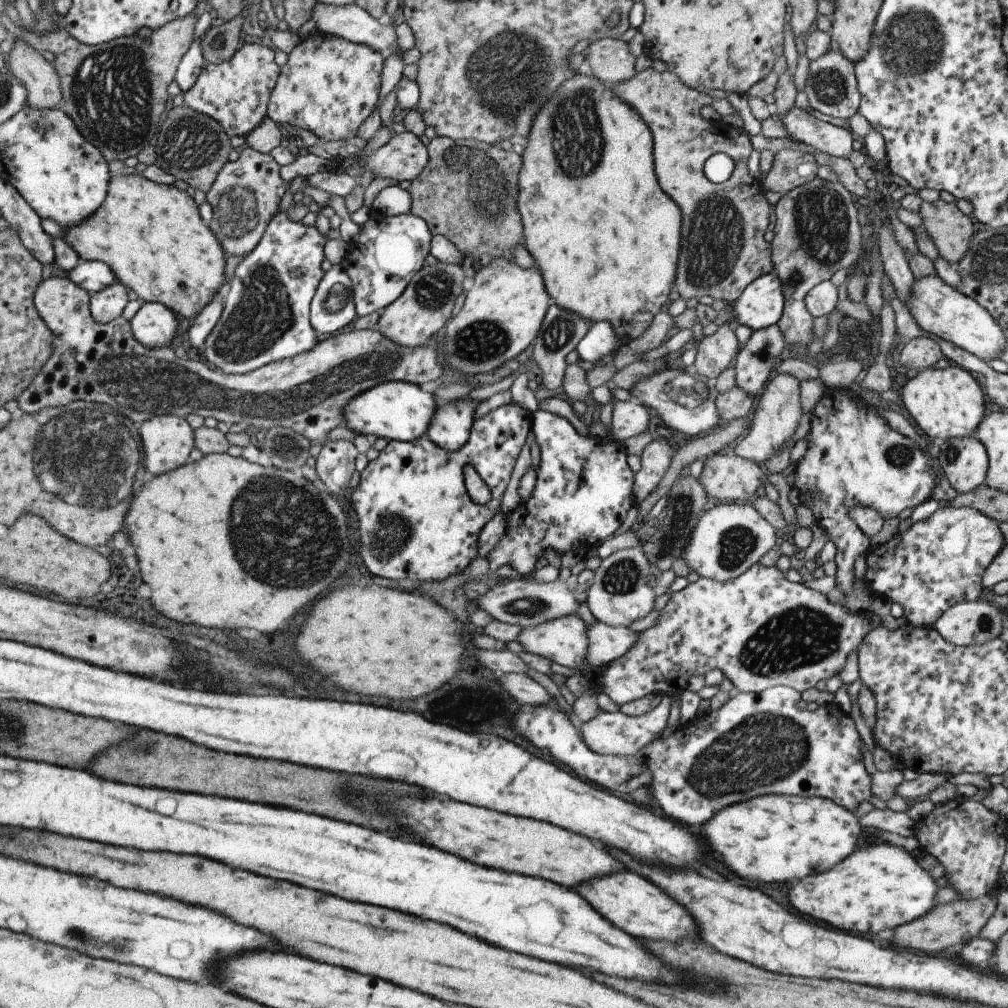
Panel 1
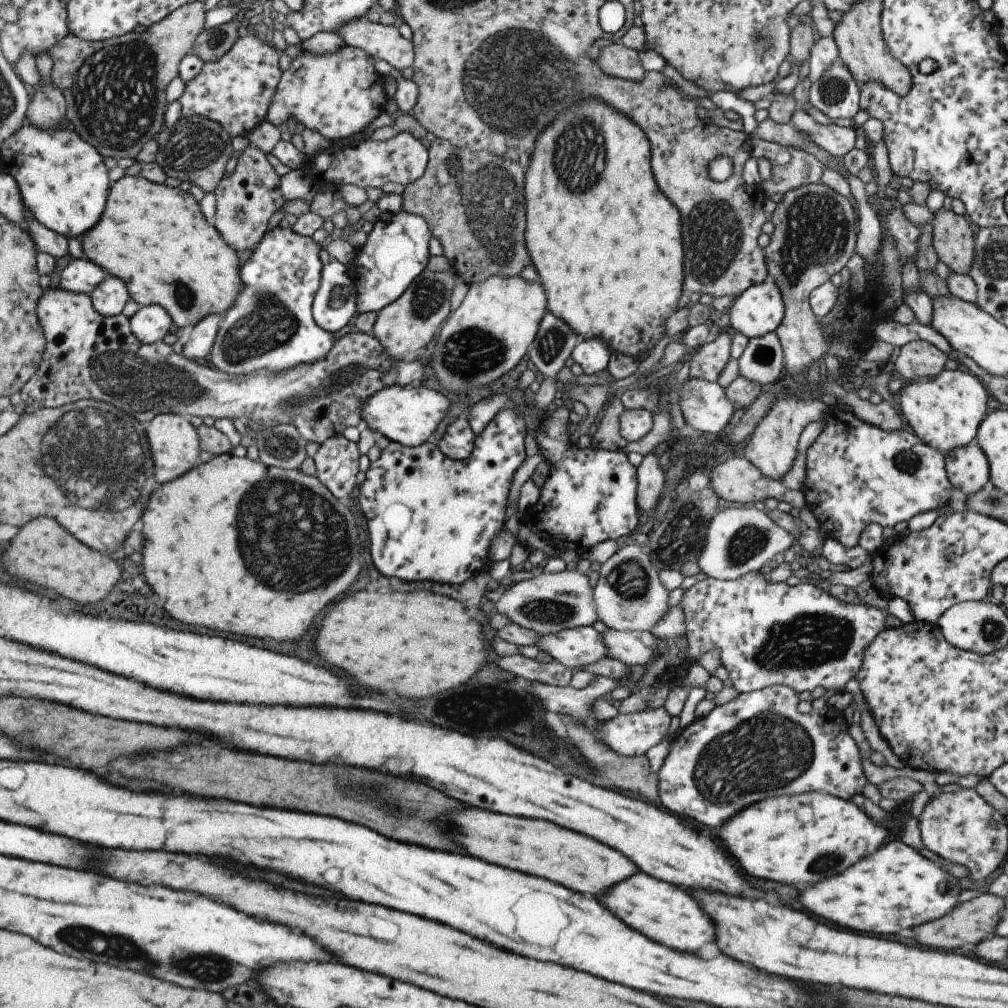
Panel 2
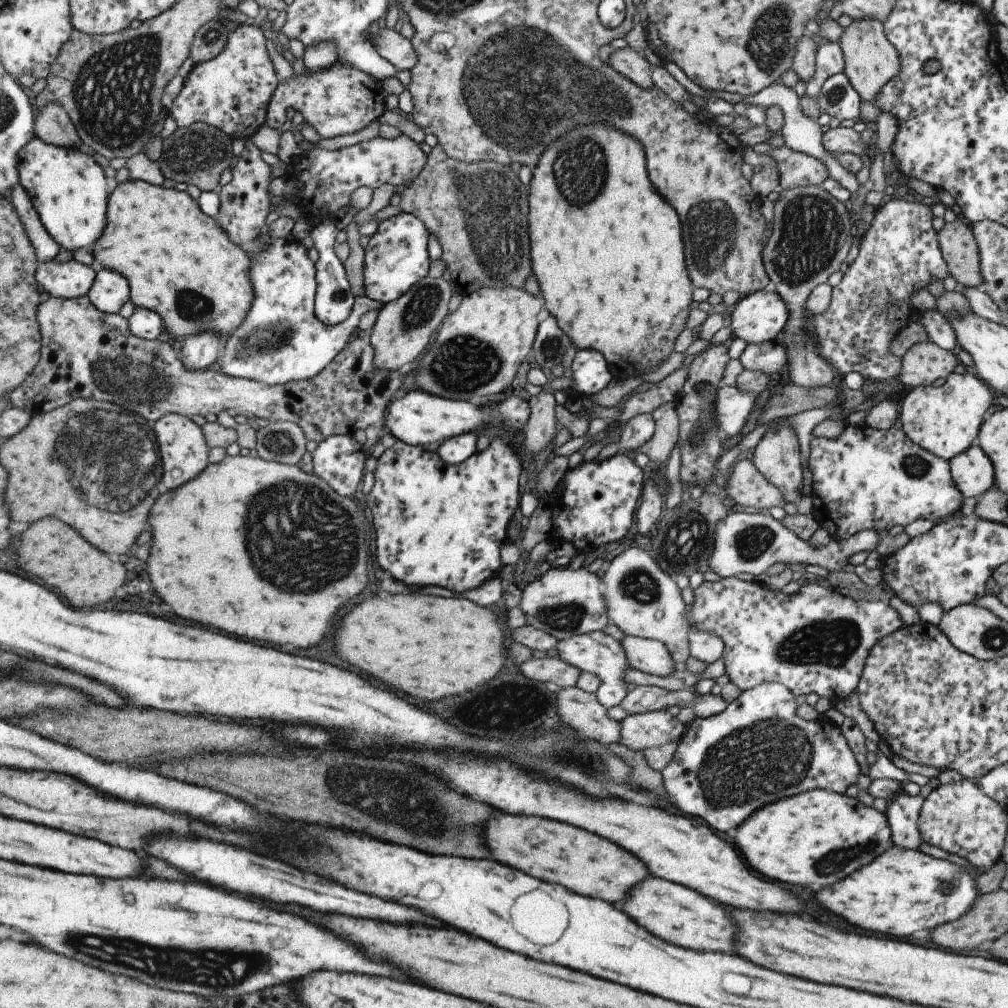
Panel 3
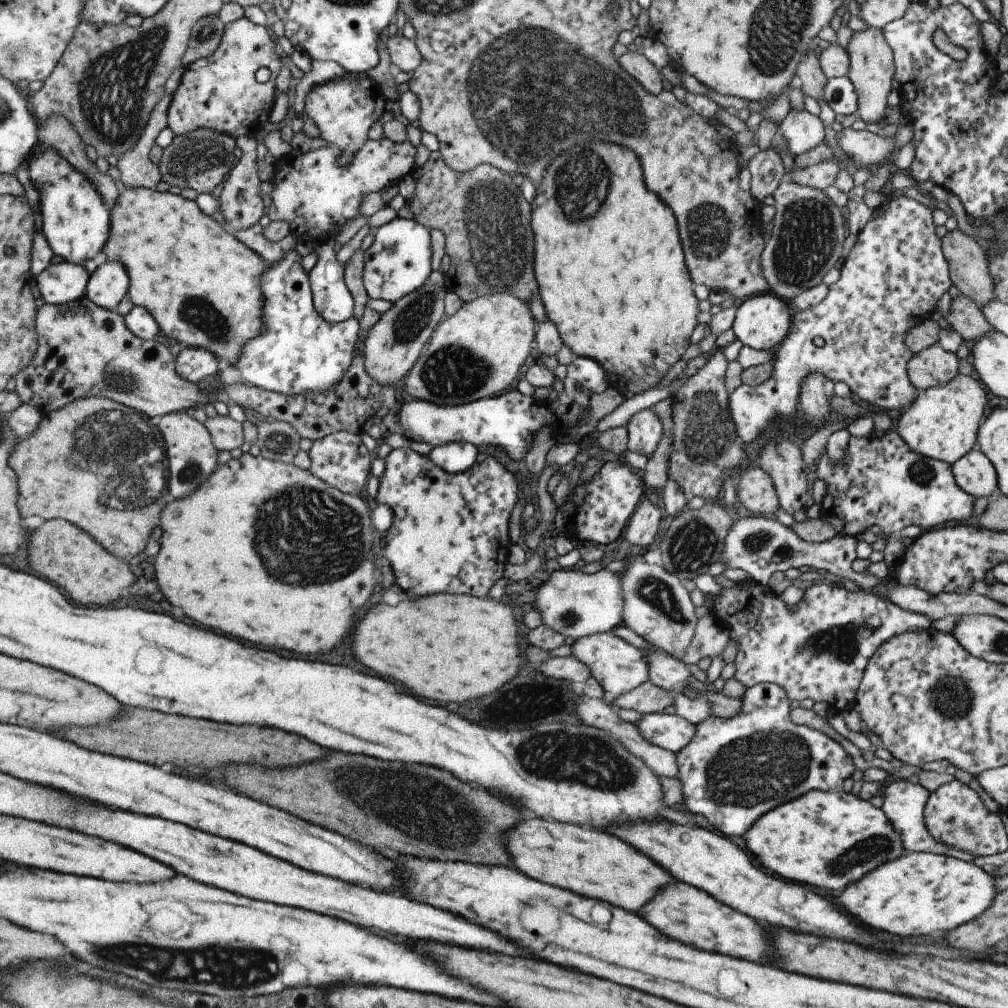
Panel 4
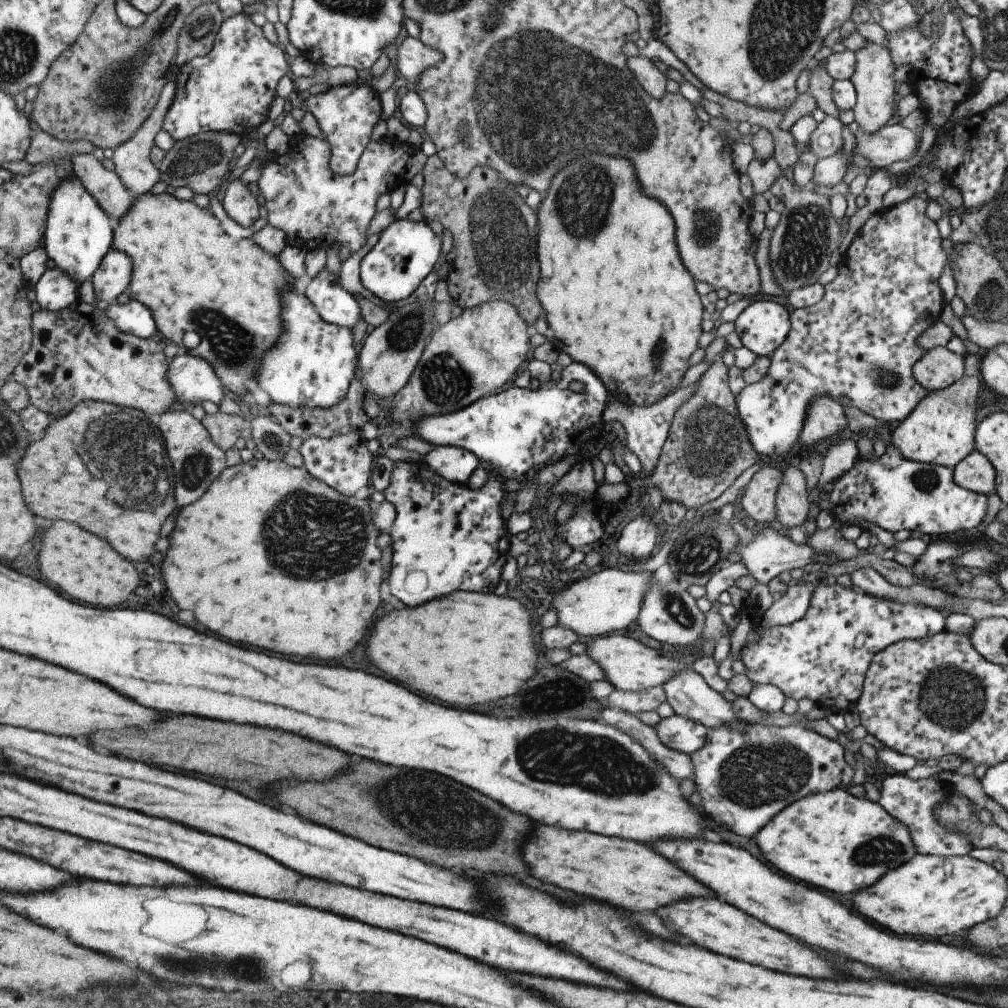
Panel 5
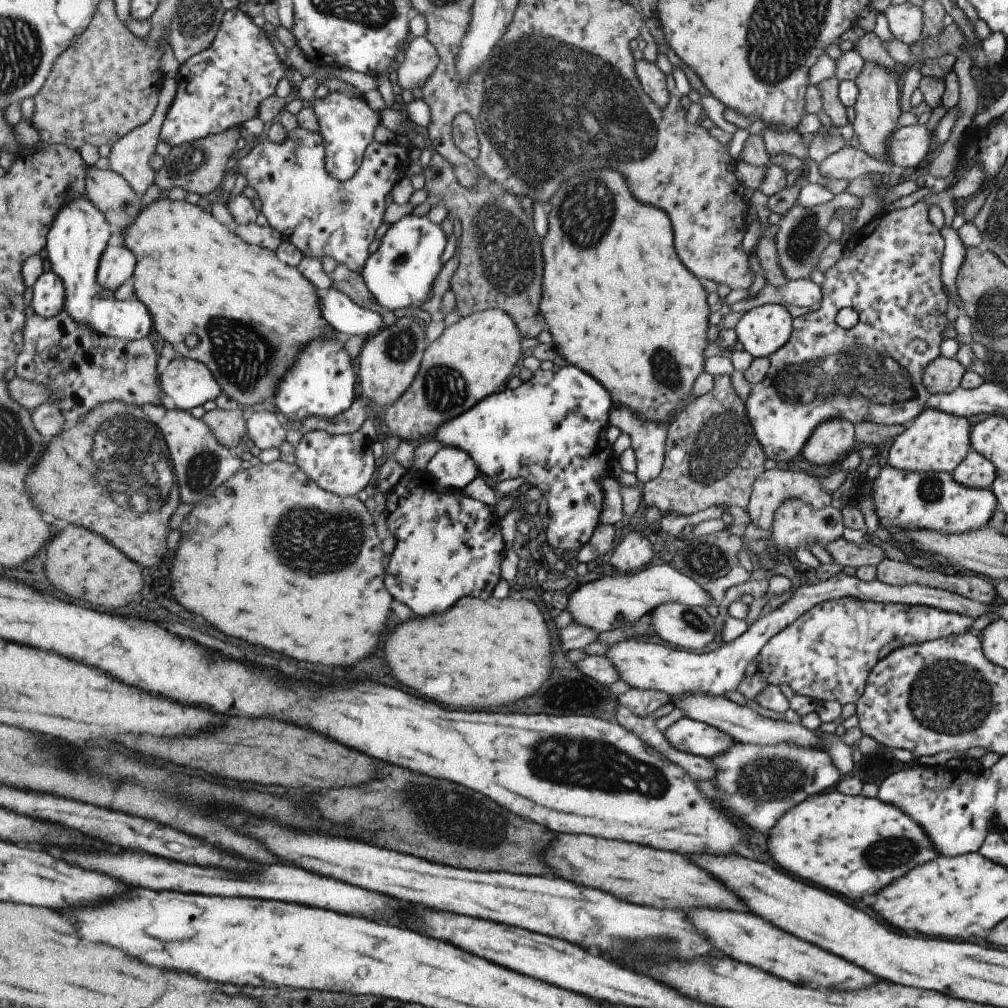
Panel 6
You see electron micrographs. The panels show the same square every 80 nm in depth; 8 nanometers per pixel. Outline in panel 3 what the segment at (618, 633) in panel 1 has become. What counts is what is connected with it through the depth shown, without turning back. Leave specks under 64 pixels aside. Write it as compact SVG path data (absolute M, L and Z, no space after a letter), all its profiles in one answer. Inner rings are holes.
M623 635L618 643L632 668L657 676L669 675L675 671L667 649L658 640Z

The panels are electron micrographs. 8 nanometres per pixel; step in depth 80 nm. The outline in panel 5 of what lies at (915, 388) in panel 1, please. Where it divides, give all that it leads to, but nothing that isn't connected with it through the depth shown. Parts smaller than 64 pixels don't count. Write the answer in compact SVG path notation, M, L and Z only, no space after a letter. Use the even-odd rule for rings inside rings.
M961 375L947 388L928 391L911 412L897 424L891 443L909 460L953 468L974 450L975 410L978 405L977 376Z

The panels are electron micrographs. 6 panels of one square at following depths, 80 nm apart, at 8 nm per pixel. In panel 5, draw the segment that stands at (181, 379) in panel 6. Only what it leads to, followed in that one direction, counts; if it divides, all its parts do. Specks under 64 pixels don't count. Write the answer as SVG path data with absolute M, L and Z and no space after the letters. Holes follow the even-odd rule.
M177 352L168 363L169 384L176 394L179 407L190 408L203 400L219 406L224 398L222 382L211 365L201 357Z

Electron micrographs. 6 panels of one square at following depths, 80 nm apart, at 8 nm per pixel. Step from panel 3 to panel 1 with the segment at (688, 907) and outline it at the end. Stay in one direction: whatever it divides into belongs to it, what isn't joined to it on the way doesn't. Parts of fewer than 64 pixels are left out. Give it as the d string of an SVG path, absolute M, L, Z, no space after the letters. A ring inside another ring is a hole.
M621 870L615 874L591 878L581 882L579 888L575 886L573 892L589 902L589 906L595 908L599 916L631 936L643 936L651 940L679 940L697 934L697 930L693 928L693 920L681 906L673 904L661 890L657 890L653 884L633 872Z

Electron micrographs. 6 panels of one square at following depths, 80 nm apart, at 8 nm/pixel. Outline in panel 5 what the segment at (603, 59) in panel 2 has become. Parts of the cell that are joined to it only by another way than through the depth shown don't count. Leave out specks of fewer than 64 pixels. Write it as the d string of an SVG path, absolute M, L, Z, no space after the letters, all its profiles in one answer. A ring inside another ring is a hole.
M639 54L627 57L625 64L649 96L652 96L654 99L663 96L666 78L649 59Z

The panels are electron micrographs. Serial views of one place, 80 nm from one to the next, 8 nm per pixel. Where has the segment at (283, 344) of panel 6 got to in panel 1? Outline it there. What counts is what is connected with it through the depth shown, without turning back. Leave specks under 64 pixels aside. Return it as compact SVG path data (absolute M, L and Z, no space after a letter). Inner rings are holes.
M138 174L110 177L103 202L79 224L65 227L63 240L83 261L101 261L109 267L133 298L157 301L169 307L178 317L195 318L219 290L225 290L223 265L226 254L210 228L199 218L198 207L191 196L174 185L162 185Z

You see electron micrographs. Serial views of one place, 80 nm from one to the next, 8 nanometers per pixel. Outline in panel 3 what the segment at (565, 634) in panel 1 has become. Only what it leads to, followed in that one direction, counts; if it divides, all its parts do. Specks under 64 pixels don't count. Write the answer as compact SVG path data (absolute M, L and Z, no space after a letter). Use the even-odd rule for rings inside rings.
M603 631L573 633L573 636L557 640L555 648L558 652L558 657L573 666L573 668L599 676L601 683L594 695L601 706L608 709L610 706L618 705L619 701L627 694L623 687L623 684L627 683L621 680L621 676L623 669L631 668L631 666L626 661L621 645L609 635L604 634Z

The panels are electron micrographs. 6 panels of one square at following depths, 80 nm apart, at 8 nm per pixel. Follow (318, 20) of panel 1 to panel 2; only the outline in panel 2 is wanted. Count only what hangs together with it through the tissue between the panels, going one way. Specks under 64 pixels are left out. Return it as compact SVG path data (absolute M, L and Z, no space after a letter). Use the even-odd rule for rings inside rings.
M365 16L342 24L336 34L345 44L364 50L369 56L377 61L385 61L397 71L412 66L412 42L399 34L395 24L371 22Z

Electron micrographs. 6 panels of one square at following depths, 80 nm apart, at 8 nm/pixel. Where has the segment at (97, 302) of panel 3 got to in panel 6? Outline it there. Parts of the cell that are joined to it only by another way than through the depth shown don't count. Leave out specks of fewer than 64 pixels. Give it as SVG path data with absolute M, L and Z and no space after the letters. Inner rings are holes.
M109 244L101 253L96 270L96 283L113 292L119 288L127 278L131 278L134 271L133 253L122 245Z

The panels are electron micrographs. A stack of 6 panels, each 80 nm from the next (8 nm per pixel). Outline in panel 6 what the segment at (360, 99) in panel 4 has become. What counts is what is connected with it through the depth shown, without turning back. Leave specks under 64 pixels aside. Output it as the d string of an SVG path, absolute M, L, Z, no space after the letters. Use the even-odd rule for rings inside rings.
M332 91L311 104L318 122L319 136L324 142L324 167L337 180L344 181L358 169L367 145L372 141L373 130L380 124L380 113L369 108L363 96Z

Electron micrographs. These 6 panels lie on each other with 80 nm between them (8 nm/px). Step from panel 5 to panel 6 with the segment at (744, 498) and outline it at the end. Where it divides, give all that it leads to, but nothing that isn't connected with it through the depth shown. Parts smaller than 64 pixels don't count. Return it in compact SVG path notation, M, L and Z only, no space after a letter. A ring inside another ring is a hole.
M778 467L763 470L752 482L751 492L744 508L750 518L751 525L763 530L769 529L772 525L775 509L779 506L779 503L791 497L801 499L804 503L812 506L813 509L822 509L829 507L829 504L831 504L831 495L819 486L816 477L807 475L802 471L792 472Z

